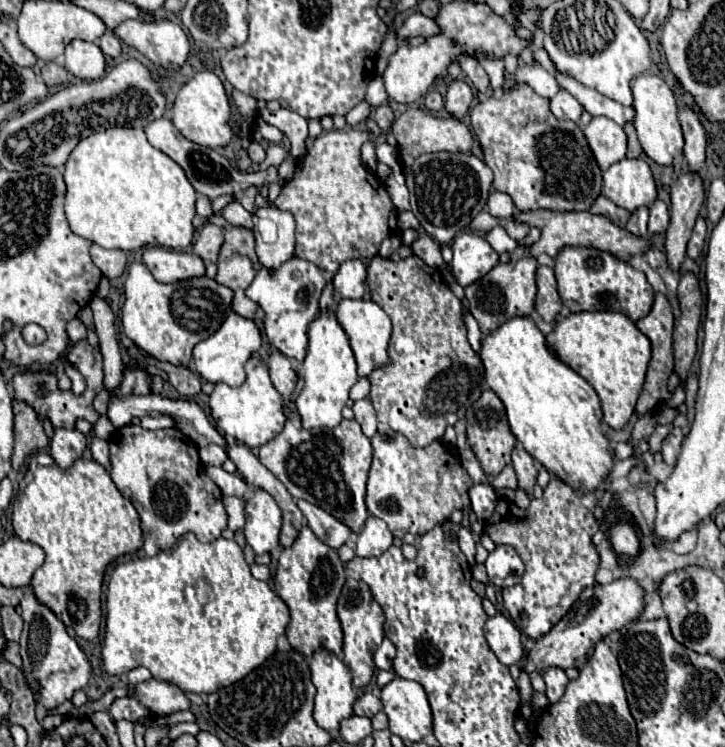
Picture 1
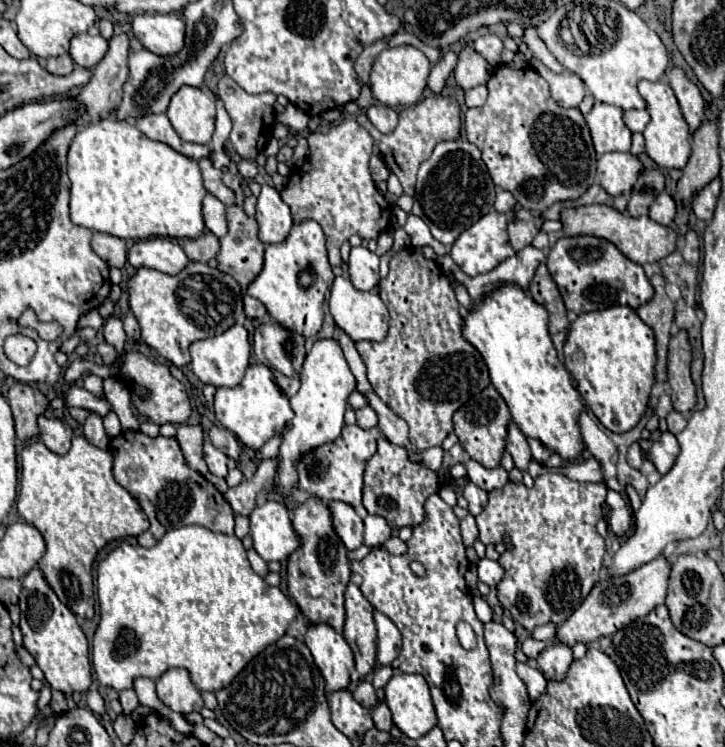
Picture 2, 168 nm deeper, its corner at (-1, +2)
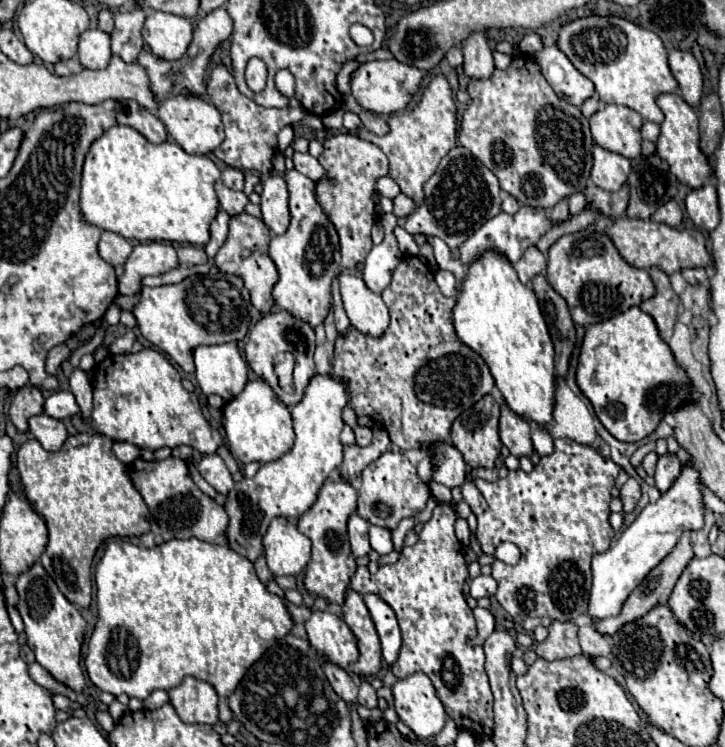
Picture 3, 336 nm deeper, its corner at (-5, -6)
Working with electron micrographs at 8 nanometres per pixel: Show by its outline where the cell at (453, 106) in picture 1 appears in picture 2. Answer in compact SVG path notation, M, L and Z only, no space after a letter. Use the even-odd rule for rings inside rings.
M464 46L458 54L454 76L462 90L470 90L478 84L486 84L490 76L490 64L472 46Z

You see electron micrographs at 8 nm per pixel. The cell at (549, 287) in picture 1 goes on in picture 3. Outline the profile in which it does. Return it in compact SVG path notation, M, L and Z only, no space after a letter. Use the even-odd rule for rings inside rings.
M538 274L532 280L532 288L540 300L540 310L546 318L546 324L548 324L548 330L550 330L550 336L556 348L556 374L566 376L568 360L576 344L576 330L570 318L568 304L542 274Z

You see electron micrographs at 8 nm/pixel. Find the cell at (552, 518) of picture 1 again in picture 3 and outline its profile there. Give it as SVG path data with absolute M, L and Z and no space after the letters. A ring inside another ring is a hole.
M556 438L556 440L554 440L554 452L552 452L550 456L540 458L540 462L534 466L534 470L532 470L530 474L526 474L526 472L522 472L522 470L516 470L516 472L508 472L506 478L500 478L500 480L496 480L496 482L474 480L476 488L482 492L482 496L484 496L486 502L488 502L488 510L486 510L482 516L477 516L476 538L480 538L480 544L482 544L482 546L498 546L498 544L502 544L502 542L514 542L514 544L520 548L520 552L522 552L522 560L520 560L520 564L516 564L516 566L508 566L508 564L504 564L504 562L494 562L494 564L492 564L492 576L498 580L498 590L496 590L496 594L494 594L496 600L498 600L500 606L512 616L514 624L518 624L518 626L520 626L522 630L526 630L528 634L534 632L536 626L546 626L546 628L548 628L548 626L550 626L552 622L556 622L556 620L572 620L572 622L574 622L580 614L584 614L584 612L588 610L588 588L592 586L590 560L592 560L594 554L606 552L608 546L610 546L610 542L612 542L612 536L614 536L614 532L612 532L612 528L610 528L610 524L608 524L608 516L610 516L610 500L612 500L610 492L612 492L612 488L614 488L614 480L616 480L618 472L620 472L620 466L616 466L610 458L600 456L598 450L594 450L594 448L590 448L590 446L582 446L582 444L578 444L578 442L574 442L574 440L568 440L568 438Z

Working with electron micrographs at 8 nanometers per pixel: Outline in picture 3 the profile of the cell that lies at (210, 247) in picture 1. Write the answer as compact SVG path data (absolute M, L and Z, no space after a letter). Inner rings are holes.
M186 244L178 248L178 260L180 260L180 266L198 266L198 264L206 264L208 256L202 246Z

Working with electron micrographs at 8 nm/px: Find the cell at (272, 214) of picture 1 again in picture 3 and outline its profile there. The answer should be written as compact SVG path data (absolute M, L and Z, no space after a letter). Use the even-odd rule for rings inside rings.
M272 174L270 178L264 180L260 208L262 208L262 220L274 236L280 236L288 230L290 224L288 190L286 190L286 180L280 174Z

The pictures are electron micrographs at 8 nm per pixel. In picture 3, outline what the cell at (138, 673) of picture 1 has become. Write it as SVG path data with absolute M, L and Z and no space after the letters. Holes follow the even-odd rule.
M156 690L156 692L152 692L152 694L144 700L144 710L156 710L156 708L162 708L164 702L168 702L168 692Z

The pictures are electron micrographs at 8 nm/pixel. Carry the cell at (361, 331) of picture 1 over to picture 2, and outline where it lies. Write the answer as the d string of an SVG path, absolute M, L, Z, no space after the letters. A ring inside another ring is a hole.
M336 278L334 286L332 286L332 294L330 294L330 314L334 316L336 324L354 340L384 340L388 334L388 310L384 306L384 302L380 300L376 290L370 292L362 292L356 290L354 284L350 282L350 278Z

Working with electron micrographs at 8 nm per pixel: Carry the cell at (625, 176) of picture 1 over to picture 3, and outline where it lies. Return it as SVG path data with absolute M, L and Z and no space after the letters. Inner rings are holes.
M594 146L594 168L592 168L592 182L606 190L606 192L616 192L620 190L632 172L632 164L628 158L608 152L600 146Z

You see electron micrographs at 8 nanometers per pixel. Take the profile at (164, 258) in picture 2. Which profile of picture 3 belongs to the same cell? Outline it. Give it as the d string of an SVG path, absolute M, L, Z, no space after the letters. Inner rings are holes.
M146 242L138 244L130 258L126 260L126 272L118 278L120 294L136 294L140 288L140 278L160 276L178 266L178 256L172 244L164 242Z

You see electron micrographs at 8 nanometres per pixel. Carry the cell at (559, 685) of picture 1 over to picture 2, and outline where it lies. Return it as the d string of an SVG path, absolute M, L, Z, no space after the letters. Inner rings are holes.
M558 638L550 640L546 644L546 648L538 654L536 662L538 662L538 670L552 678L552 680L564 680L570 664L572 664L574 656L572 656L572 648L566 646L564 642L560 642Z

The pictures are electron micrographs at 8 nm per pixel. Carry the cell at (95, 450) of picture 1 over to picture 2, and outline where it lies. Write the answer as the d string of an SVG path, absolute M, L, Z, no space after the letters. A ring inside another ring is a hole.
M90 410L90 416L86 418L86 422L84 422L84 436L92 442L92 444L96 444L98 448L108 448L108 436L106 436L106 432L104 432L104 426L102 426L102 416L98 416L96 412L92 412Z

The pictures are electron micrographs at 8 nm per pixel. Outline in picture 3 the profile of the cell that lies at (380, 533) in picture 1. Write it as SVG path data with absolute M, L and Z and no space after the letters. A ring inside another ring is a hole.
M370 526L370 546L372 546L380 556L392 552L394 546L392 546L392 534L390 534L390 530L380 528L380 526Z

